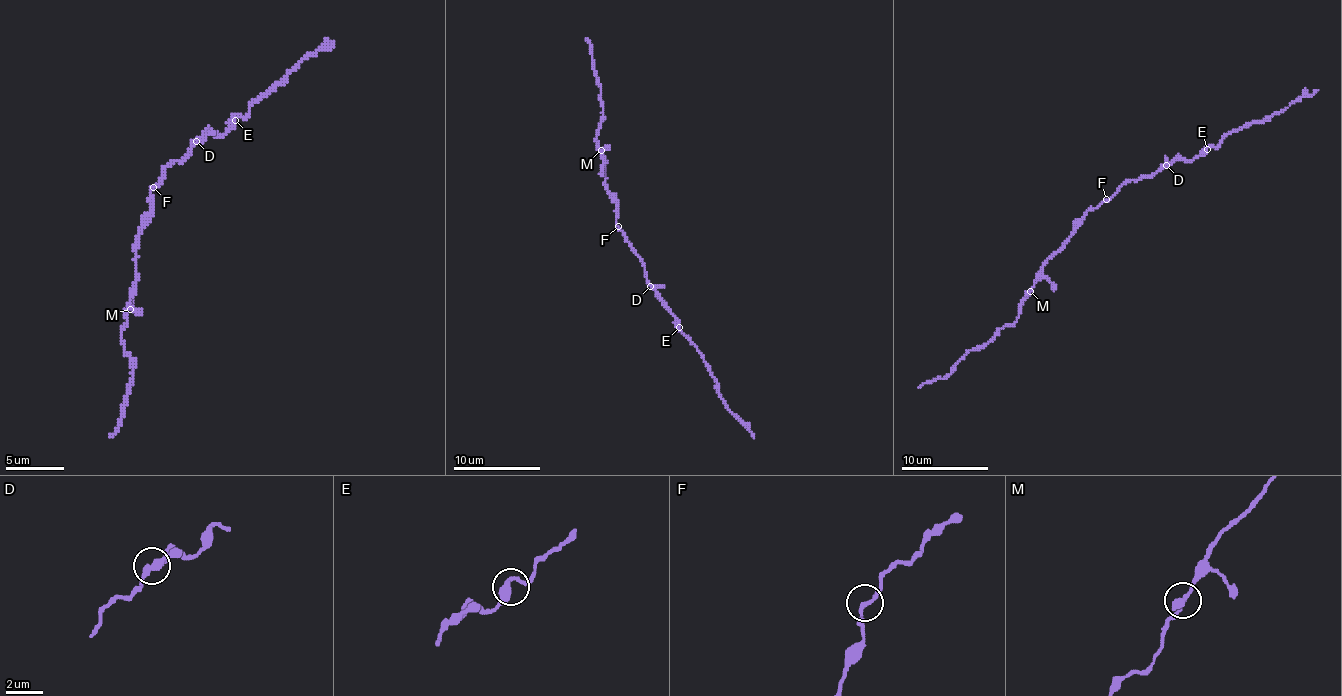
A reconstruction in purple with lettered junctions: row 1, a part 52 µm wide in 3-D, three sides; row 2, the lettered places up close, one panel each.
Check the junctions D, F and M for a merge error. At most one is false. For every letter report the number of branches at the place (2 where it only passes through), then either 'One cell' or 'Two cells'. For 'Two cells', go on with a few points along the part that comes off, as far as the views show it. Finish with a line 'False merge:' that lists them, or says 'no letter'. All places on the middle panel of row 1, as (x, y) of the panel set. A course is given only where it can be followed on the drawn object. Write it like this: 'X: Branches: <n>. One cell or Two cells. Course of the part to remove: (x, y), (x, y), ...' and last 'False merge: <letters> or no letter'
D: Branches: 3. One cell
F: Branches: 2. One cell
M: Branches: 3. One cell
False merge: no letter

